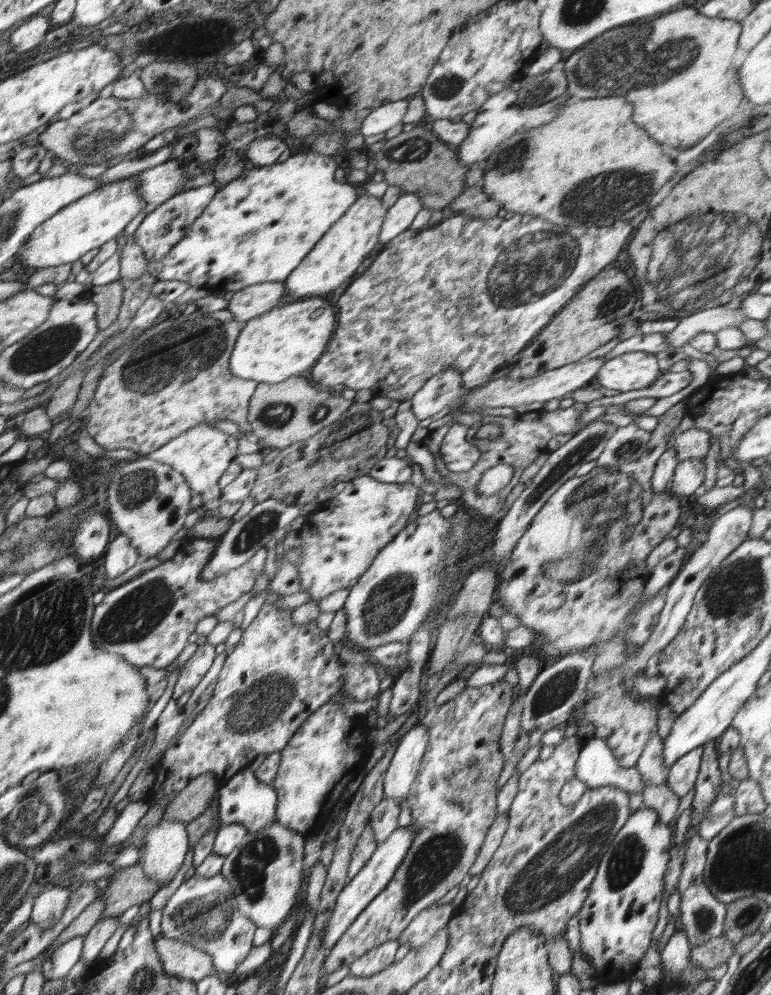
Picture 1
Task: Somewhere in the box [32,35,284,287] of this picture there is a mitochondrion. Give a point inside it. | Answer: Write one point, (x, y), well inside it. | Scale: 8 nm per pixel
(112, 127)

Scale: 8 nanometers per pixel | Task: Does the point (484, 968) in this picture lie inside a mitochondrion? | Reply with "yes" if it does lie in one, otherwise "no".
no

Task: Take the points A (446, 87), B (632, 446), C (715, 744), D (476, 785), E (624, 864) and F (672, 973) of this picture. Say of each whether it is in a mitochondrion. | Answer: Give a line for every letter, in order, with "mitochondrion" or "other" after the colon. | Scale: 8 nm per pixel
A: mitochondrion
B: mitochondrion
C: other
D: mitochondrion
E: mitochondrion
F: other

